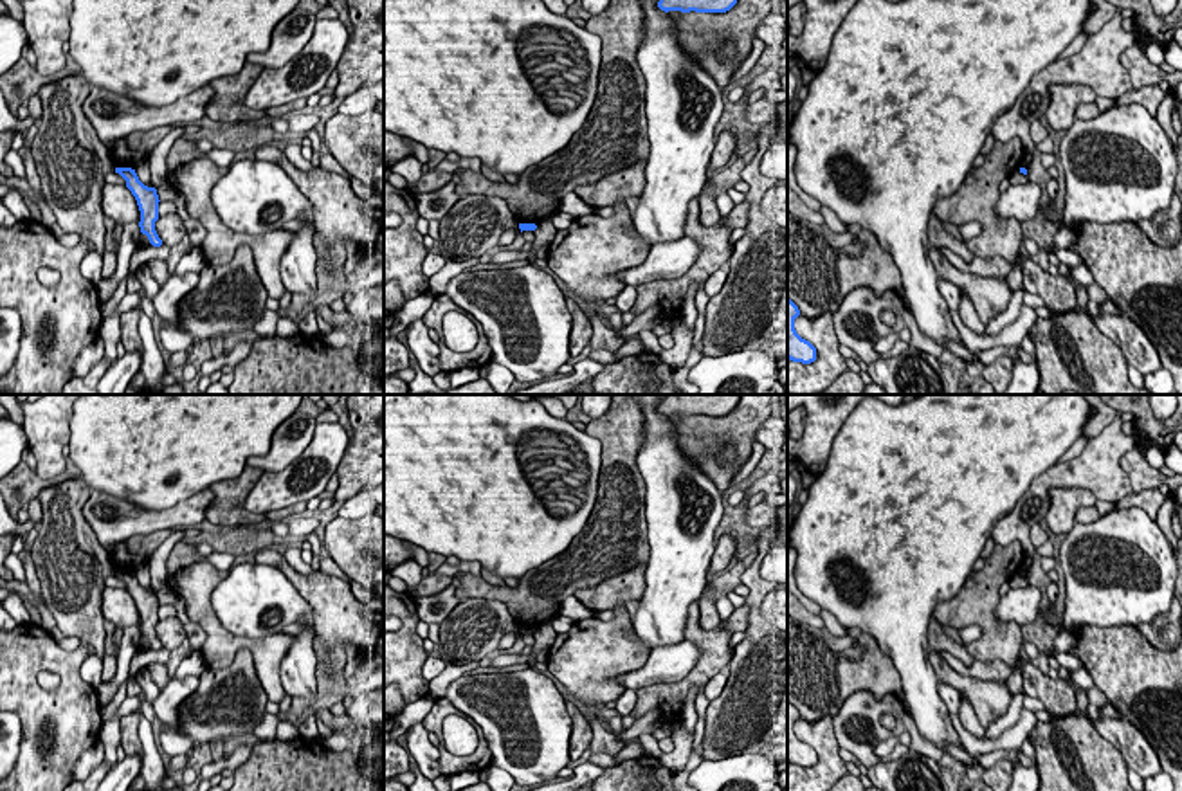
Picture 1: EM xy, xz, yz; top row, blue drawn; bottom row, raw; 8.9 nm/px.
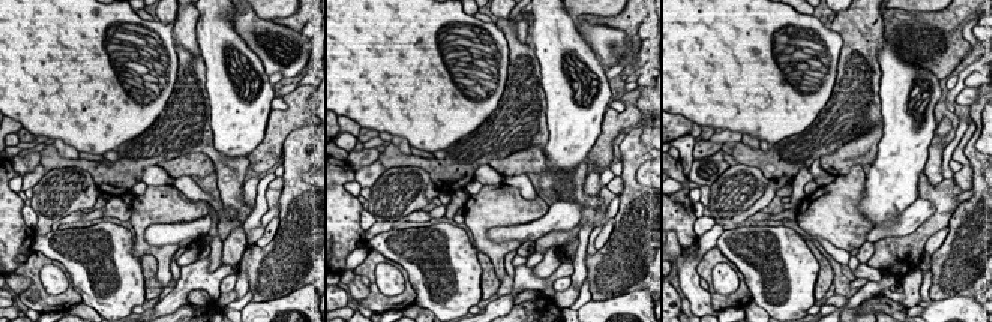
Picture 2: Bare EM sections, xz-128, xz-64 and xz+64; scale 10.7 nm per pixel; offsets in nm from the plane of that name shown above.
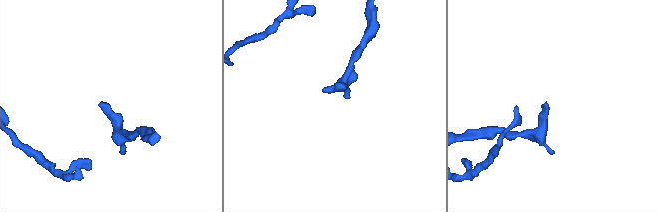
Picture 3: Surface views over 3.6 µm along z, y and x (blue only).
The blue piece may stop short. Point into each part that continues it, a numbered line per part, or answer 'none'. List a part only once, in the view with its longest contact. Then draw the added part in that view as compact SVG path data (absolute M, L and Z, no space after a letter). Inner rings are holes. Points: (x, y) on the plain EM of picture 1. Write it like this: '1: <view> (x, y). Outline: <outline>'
none

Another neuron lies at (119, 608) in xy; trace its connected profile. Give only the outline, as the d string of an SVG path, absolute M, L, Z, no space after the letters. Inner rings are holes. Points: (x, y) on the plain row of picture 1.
M105 587L101 611L103 618L117 627L132 627L141 623L135 600L126 589L121 587Z

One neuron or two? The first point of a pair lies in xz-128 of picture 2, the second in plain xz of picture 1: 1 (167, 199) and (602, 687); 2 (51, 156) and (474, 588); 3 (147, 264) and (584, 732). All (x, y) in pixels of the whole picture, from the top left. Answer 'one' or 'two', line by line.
1: one
2: one
3: one

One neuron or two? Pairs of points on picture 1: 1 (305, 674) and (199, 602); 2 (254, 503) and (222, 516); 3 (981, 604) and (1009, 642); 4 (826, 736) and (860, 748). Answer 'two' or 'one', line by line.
1: two
2: two
3: one
4: two

